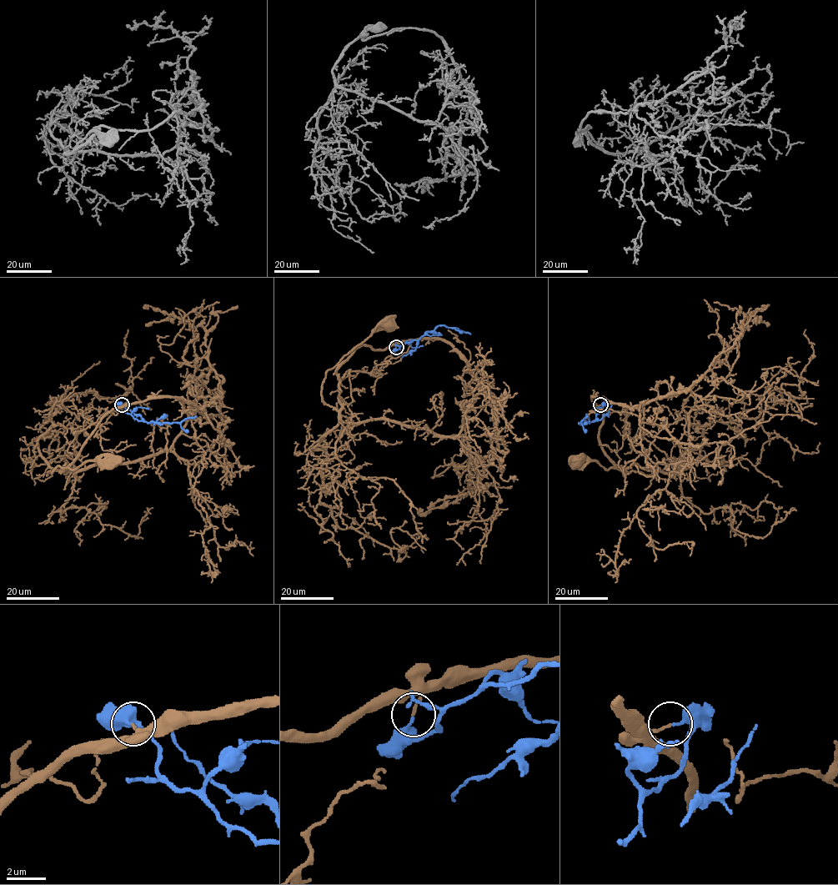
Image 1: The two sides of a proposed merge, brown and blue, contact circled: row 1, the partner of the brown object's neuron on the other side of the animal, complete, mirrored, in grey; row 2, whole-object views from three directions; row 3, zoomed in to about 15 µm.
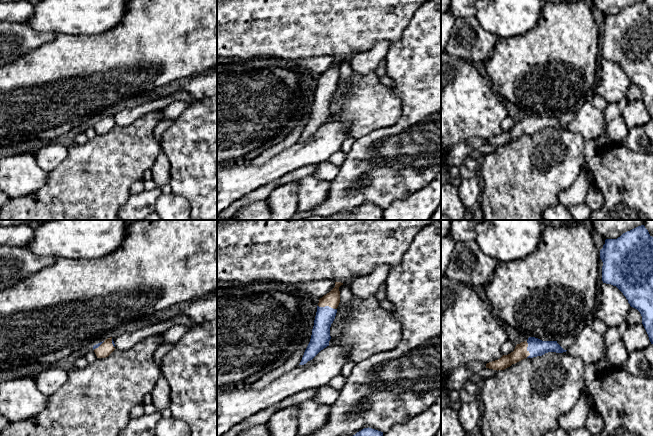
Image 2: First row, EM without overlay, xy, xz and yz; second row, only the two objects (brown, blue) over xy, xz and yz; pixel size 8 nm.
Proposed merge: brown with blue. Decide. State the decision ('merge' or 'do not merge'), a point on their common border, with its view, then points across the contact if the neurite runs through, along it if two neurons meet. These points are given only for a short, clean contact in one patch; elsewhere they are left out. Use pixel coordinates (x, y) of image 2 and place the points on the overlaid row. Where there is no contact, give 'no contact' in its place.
do not merge; contact xz (327, 305)

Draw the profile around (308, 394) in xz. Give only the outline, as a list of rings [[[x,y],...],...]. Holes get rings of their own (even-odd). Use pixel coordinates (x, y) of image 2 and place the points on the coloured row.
[[[307,389],[305,391],[301,391],[299,393],[296,393],[294,395],[285,398],[282,401],[275,404],[275,406],[278,407],[277,411],[285,409],[292,405],[300,404],[306,400],[312,400],[315,392],[316,389]]]

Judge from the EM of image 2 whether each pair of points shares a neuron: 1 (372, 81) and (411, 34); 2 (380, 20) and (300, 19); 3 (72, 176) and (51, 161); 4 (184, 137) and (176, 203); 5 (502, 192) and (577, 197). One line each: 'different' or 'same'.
1: different
2: same
3: different
4: different
5: different

